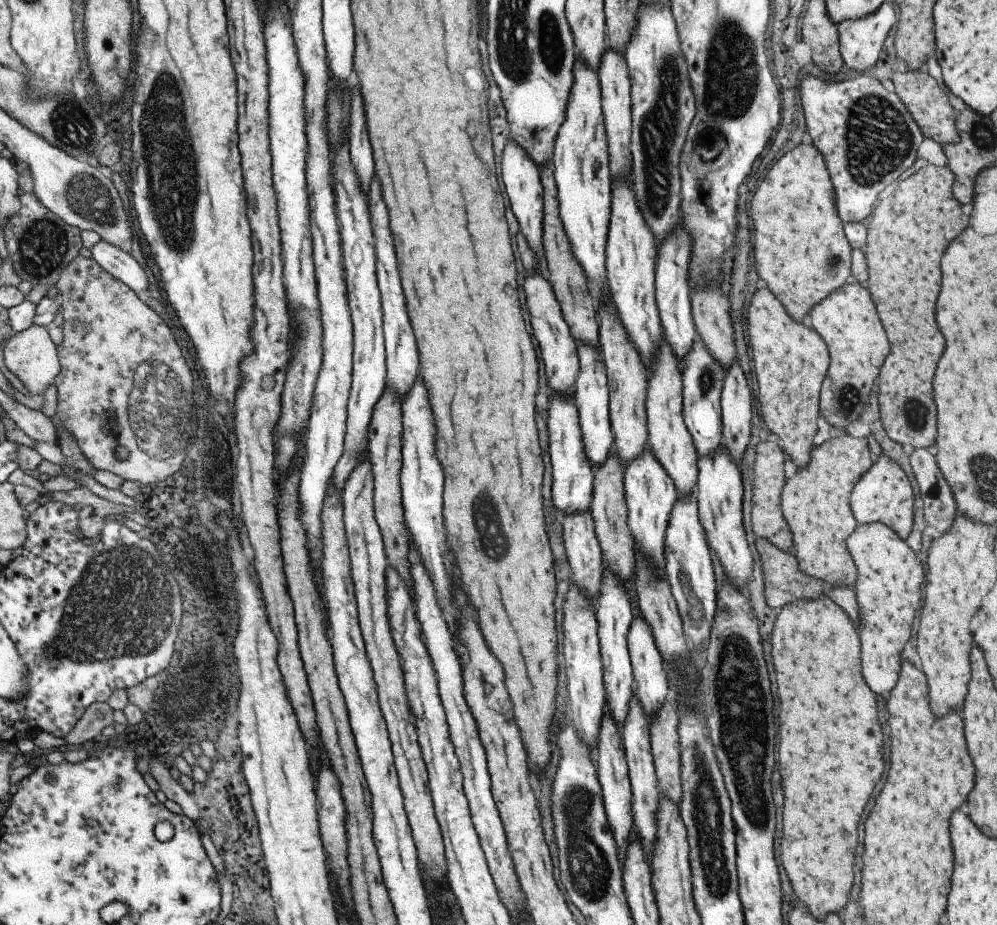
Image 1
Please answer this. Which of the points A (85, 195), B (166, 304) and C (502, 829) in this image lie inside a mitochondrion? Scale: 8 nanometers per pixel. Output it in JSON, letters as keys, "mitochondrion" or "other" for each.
{"A":"mitochondrion","B":"other","C":"other"}

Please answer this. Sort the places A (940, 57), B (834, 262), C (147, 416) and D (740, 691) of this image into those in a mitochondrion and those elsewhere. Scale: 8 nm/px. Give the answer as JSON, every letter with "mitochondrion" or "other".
{"A":"other","B":"mitochondrion","C":"mitochondrion","D":"mitochondrion"}

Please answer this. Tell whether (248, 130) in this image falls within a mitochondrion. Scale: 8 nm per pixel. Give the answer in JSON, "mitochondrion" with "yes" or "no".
{"mitochondrion":"no"}

